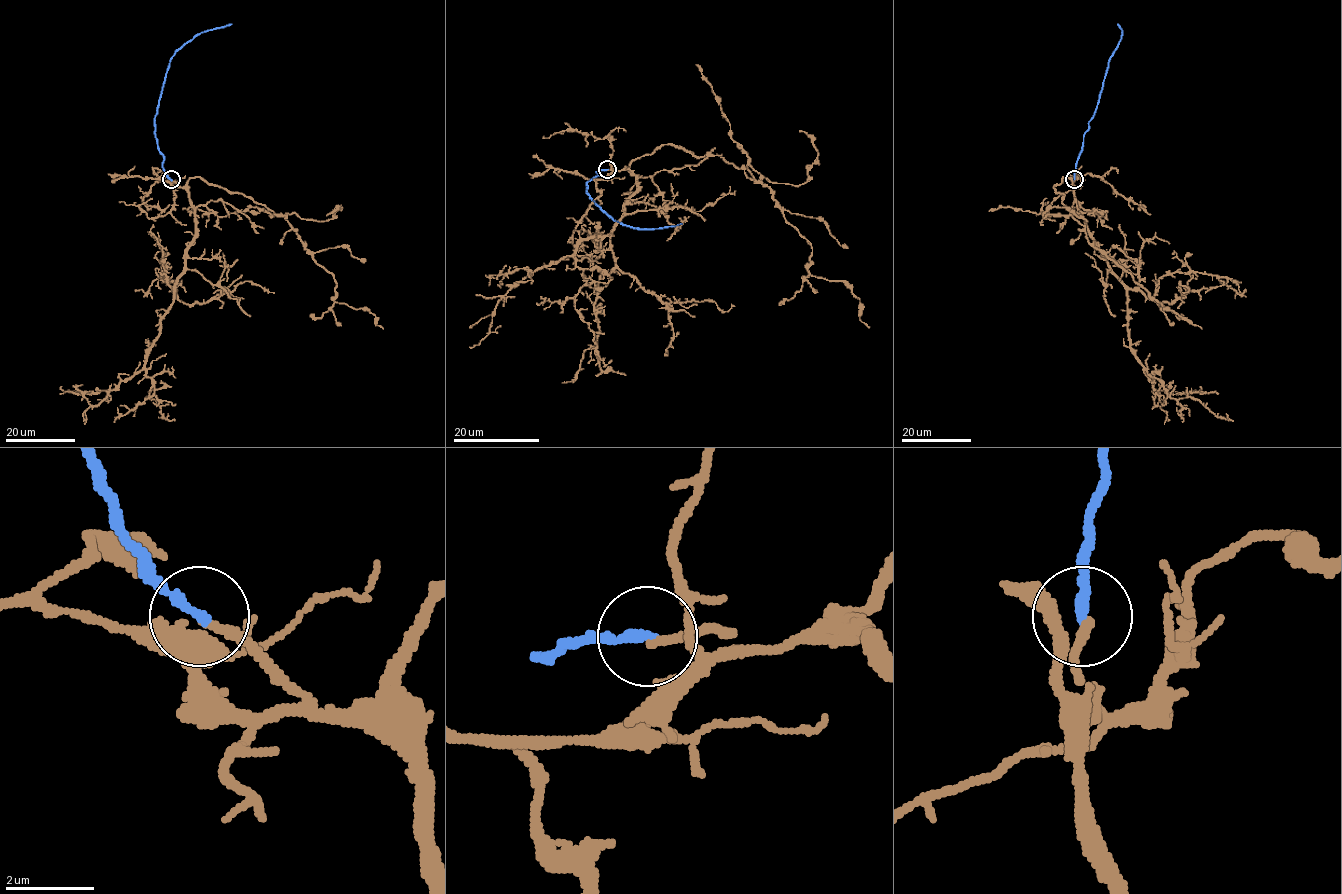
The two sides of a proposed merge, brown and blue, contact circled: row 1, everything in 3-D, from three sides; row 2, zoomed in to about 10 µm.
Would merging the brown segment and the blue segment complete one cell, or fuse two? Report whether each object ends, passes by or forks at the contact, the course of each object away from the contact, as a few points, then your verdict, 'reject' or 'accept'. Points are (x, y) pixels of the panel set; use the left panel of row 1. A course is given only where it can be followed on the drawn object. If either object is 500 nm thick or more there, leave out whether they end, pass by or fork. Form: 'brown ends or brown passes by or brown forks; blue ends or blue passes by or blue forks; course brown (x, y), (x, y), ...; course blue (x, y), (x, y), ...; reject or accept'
brown ends; blue ends; course brown (171, 180), (183, 187), (200, 177), (282, 215), (314, 261), (333, 276), (333, 299), (365, 308), (383, 329); course blue (171, 180), (162, 165), (163, 156), (155, 133), (156, 112), (170, 58), (196, 36), (231, 24); reject

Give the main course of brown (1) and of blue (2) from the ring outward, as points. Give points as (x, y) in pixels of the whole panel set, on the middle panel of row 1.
1: (607, 169), (668, 144), (746, 168), (809, 242), (808, 271), (841, 280), (869, 328)
2: (607, 169), (595, 172), (598, 174), (587, 182), (587, 187), (589, 195), (614, 220), (637, 228), (682, 223)

